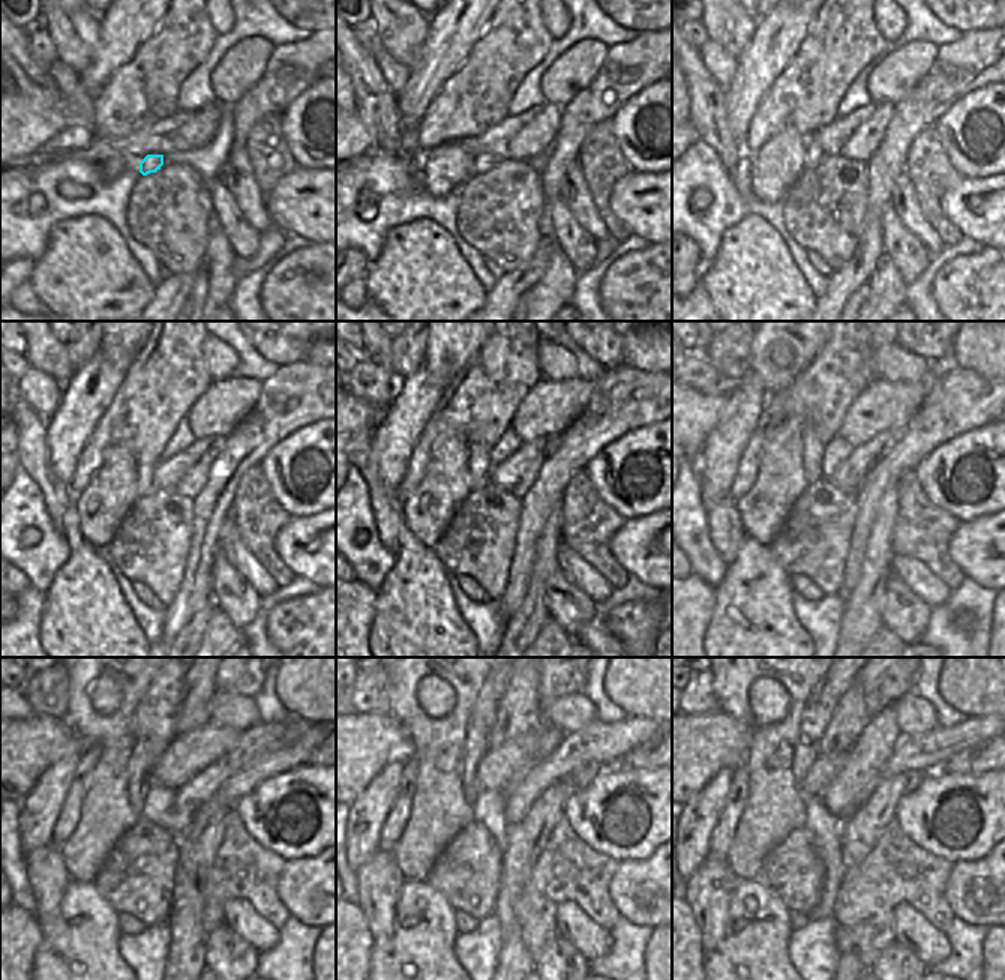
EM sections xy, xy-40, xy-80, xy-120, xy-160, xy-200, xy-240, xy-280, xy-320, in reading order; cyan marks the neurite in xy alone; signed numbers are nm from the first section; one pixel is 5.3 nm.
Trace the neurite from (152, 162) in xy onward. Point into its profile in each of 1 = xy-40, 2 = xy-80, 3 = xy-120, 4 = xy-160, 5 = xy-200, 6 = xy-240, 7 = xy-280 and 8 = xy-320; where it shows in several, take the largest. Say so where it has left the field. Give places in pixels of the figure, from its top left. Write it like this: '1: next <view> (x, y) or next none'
1: next xy-40 (482, 162)
2: next xy-80 (813, 152)
3: next xy-120 (144, 485)
4: next xy-160 (479, 461)
5: next xy-200 (812, 449)
6: next xy-240 (140, 763)
7: next xy-280 (483, 715)
8: next xy-320 (818, 712)

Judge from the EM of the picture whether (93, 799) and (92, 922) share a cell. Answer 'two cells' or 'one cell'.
two cells

